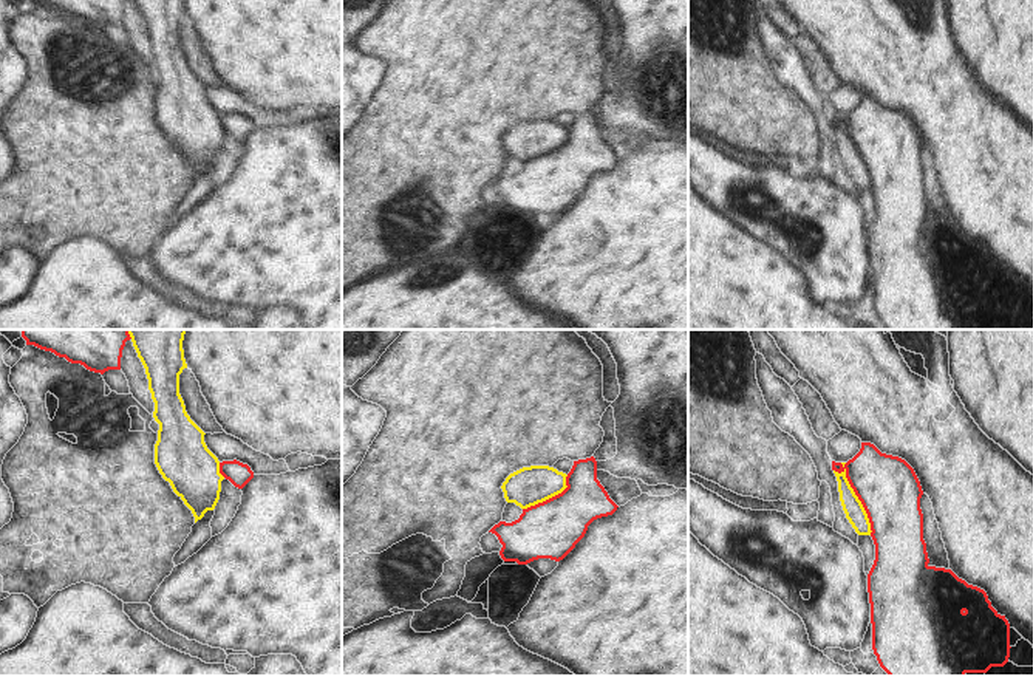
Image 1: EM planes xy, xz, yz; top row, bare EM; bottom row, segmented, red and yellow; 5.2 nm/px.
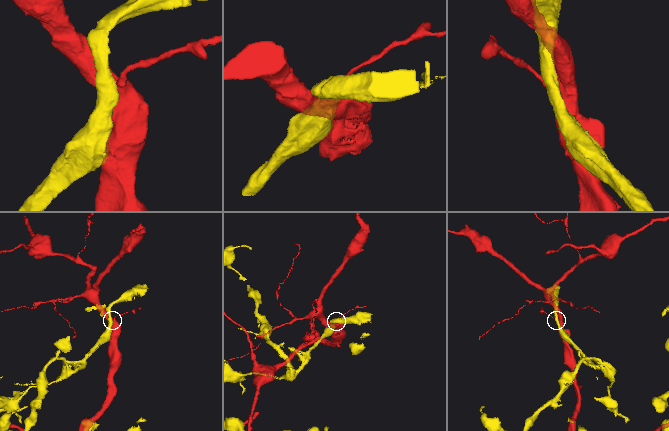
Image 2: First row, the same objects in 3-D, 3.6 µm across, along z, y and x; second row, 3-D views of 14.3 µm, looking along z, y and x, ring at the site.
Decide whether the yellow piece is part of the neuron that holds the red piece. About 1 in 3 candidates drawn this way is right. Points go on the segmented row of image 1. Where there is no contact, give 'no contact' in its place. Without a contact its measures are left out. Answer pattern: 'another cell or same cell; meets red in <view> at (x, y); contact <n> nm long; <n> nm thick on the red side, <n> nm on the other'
another cell; meets red in yz at (859, 498); contact 400 nm long; 320 nm thick on the red side, 100 nm on the other

